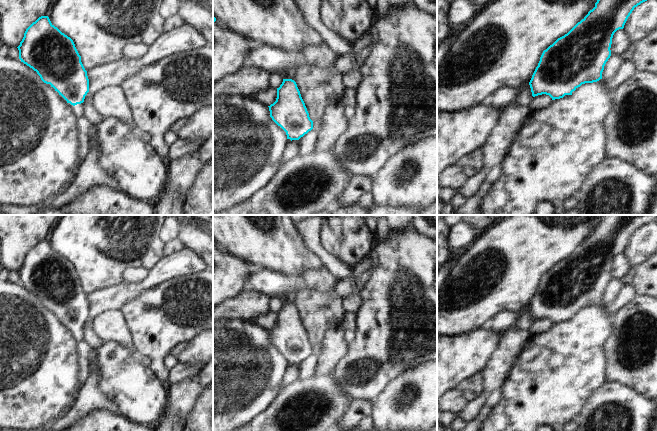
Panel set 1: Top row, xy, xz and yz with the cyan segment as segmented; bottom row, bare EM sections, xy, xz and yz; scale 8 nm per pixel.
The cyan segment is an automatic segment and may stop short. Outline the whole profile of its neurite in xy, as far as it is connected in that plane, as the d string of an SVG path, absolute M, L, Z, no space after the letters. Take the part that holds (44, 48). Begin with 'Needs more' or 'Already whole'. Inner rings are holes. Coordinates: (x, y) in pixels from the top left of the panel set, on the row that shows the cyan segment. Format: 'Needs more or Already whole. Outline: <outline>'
Needs more. Outline: M41 16L26 29L17 48L21 62L37 72L41 80L67 104L73 115L83 116L83 102L89 92L89 79L73 40L55 27L48 16Z

